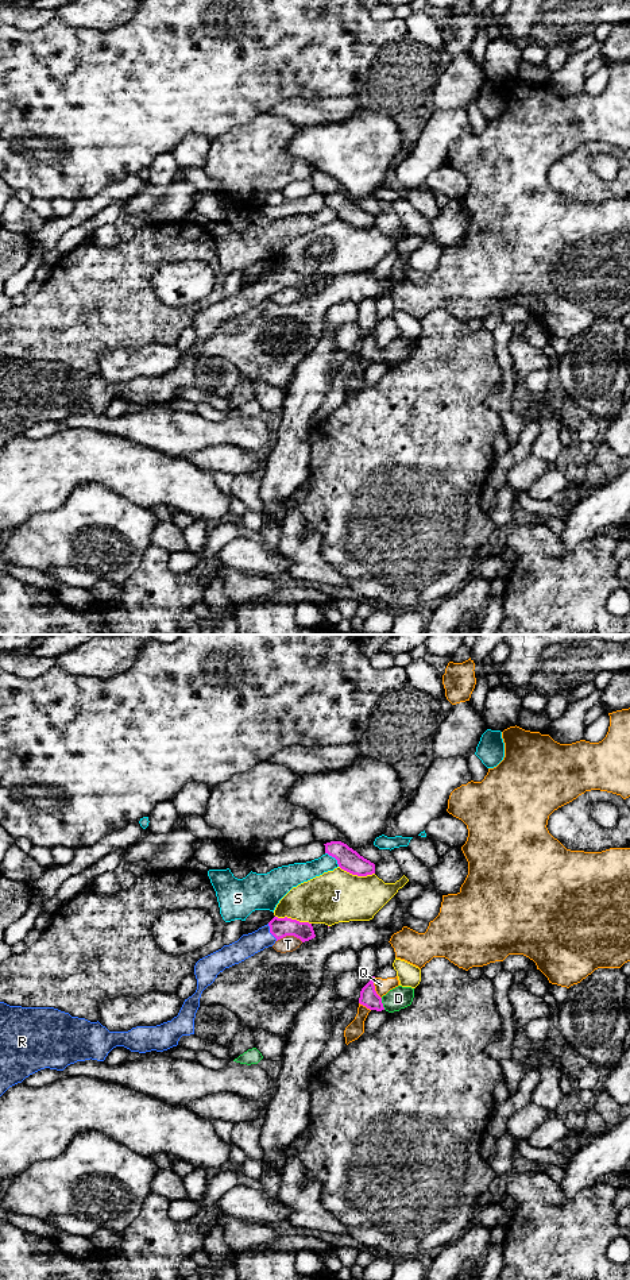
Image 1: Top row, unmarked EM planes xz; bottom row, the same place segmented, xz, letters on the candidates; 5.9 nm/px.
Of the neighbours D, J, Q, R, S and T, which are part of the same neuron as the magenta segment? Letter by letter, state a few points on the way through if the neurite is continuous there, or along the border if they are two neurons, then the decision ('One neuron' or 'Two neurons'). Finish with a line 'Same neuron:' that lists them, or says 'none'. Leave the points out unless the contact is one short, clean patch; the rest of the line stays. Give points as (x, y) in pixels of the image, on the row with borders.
D: Two neurons
J: Two neurons
Q: Two neurons
R: Path across: xz (279, 928), (270, 932), (247, 945). One neuron
S: Two neurons
T: Boundary: xz (277, 940), (285, 936), (296, 936), (302, 941). Two neurons
Same neuron: R

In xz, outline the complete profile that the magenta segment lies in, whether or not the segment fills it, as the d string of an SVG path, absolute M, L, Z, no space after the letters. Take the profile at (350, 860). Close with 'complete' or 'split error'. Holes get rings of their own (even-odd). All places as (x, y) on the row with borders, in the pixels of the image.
M331 841L324 845L325 853L335 857L341 870L357 876L375 874L375 864L360 856L347 844L341 841Z; complete

